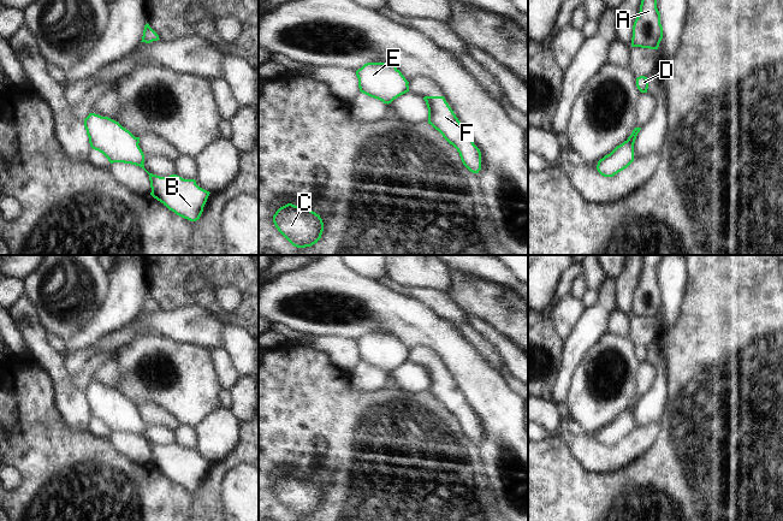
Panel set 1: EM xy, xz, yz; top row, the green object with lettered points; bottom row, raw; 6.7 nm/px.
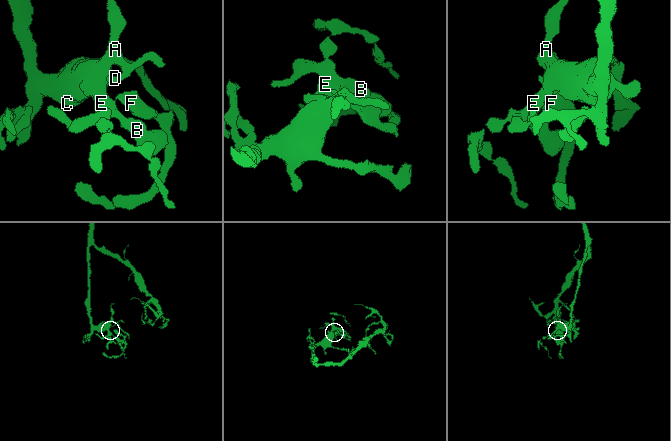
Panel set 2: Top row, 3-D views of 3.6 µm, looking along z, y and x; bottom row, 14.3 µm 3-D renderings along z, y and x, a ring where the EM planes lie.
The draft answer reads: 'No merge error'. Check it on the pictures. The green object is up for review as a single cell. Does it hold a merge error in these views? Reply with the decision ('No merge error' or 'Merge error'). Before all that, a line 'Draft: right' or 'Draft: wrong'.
Draft: wrong
Merge error

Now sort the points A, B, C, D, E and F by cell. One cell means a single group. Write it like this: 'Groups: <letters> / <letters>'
Groups: A B C D E / F

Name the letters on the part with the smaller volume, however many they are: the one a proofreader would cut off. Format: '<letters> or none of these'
F

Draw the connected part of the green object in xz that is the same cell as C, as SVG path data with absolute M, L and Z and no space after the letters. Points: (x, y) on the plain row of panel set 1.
M287 473L273 485L278 501L297 517L312 516L318 513L324 501L324 492L319 484L306 474Z

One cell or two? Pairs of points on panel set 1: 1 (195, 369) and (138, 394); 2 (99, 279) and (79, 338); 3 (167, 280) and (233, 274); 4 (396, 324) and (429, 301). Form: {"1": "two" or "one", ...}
{"1": "one", "2": "two", "3": "one", "4": "two"}

